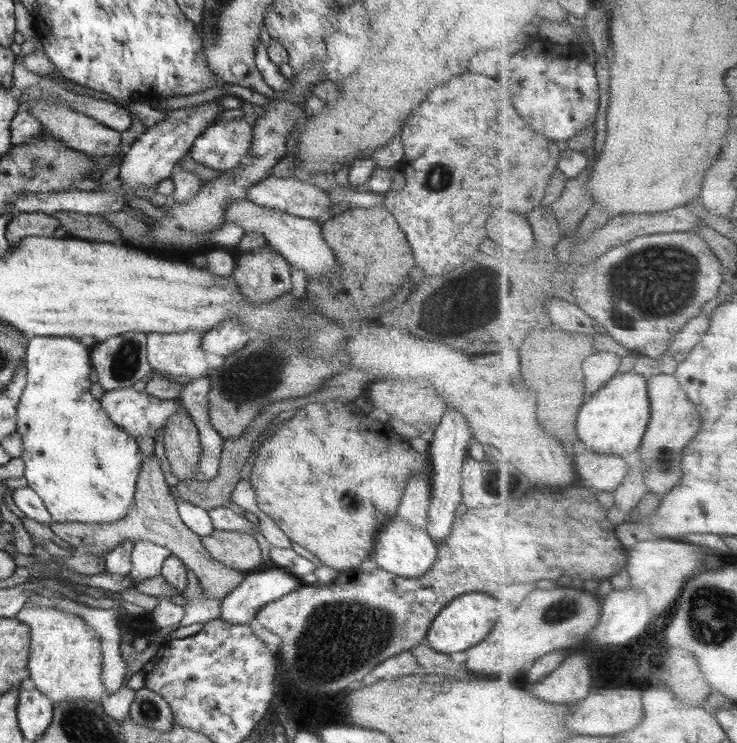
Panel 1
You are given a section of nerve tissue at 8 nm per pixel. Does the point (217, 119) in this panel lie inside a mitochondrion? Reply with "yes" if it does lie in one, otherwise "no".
no

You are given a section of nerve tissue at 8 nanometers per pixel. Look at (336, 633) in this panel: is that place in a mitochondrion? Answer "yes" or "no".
yes

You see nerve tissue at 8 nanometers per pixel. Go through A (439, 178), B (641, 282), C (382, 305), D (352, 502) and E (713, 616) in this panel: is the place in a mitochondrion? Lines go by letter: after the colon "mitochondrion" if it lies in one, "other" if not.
A: mitochondrion
B: mitochondrion
C: other
D: other
E: mitochondrion

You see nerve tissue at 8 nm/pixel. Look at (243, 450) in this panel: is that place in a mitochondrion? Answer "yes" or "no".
no

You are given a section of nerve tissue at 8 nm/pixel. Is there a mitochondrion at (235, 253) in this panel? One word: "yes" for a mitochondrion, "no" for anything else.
no

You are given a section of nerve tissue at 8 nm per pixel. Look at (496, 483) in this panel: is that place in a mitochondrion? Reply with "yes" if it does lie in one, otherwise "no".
yes

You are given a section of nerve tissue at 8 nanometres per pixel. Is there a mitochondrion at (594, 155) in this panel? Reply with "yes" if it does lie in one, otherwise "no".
no

